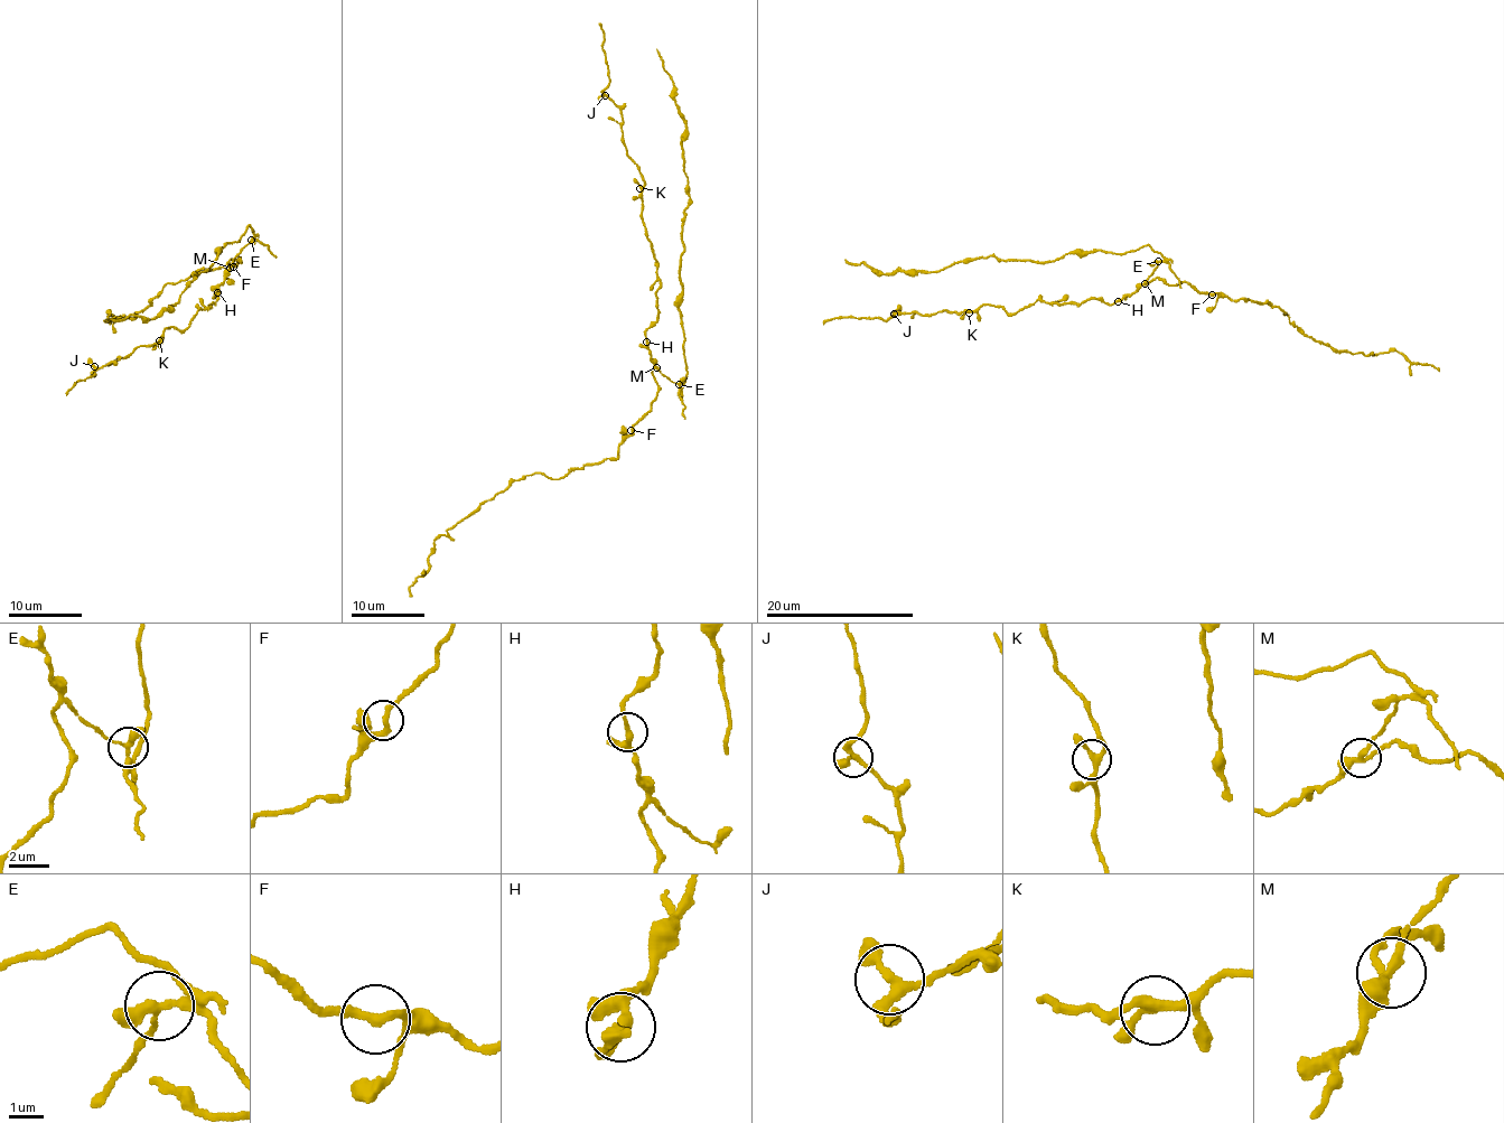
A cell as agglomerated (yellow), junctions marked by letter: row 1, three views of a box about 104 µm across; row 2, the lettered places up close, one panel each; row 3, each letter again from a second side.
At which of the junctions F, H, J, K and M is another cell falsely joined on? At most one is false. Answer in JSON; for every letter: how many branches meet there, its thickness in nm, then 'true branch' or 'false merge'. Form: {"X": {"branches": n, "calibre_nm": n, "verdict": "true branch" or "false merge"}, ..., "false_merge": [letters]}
{"F": {"branches": 2, "calibre_nm": 260, "verdict": "true branch"}, "H": {"branches": 3, "calibre_nm": 220, "verdict": "true branch"}, "J": {"branches": 3, "calibre_nm": 220, "verdict": "true branch"}, "K": {"branches": 3, "calibre_nm": 240, "verdict": "true branch"}, "M": {"branches": 3, "calibre_nm": 260, "verdict": "false merge"}, "false_merge": ["M"]}

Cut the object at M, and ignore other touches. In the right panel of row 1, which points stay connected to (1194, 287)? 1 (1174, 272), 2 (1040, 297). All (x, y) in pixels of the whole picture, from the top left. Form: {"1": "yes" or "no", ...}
{"1": "no", "2": "yes"}

